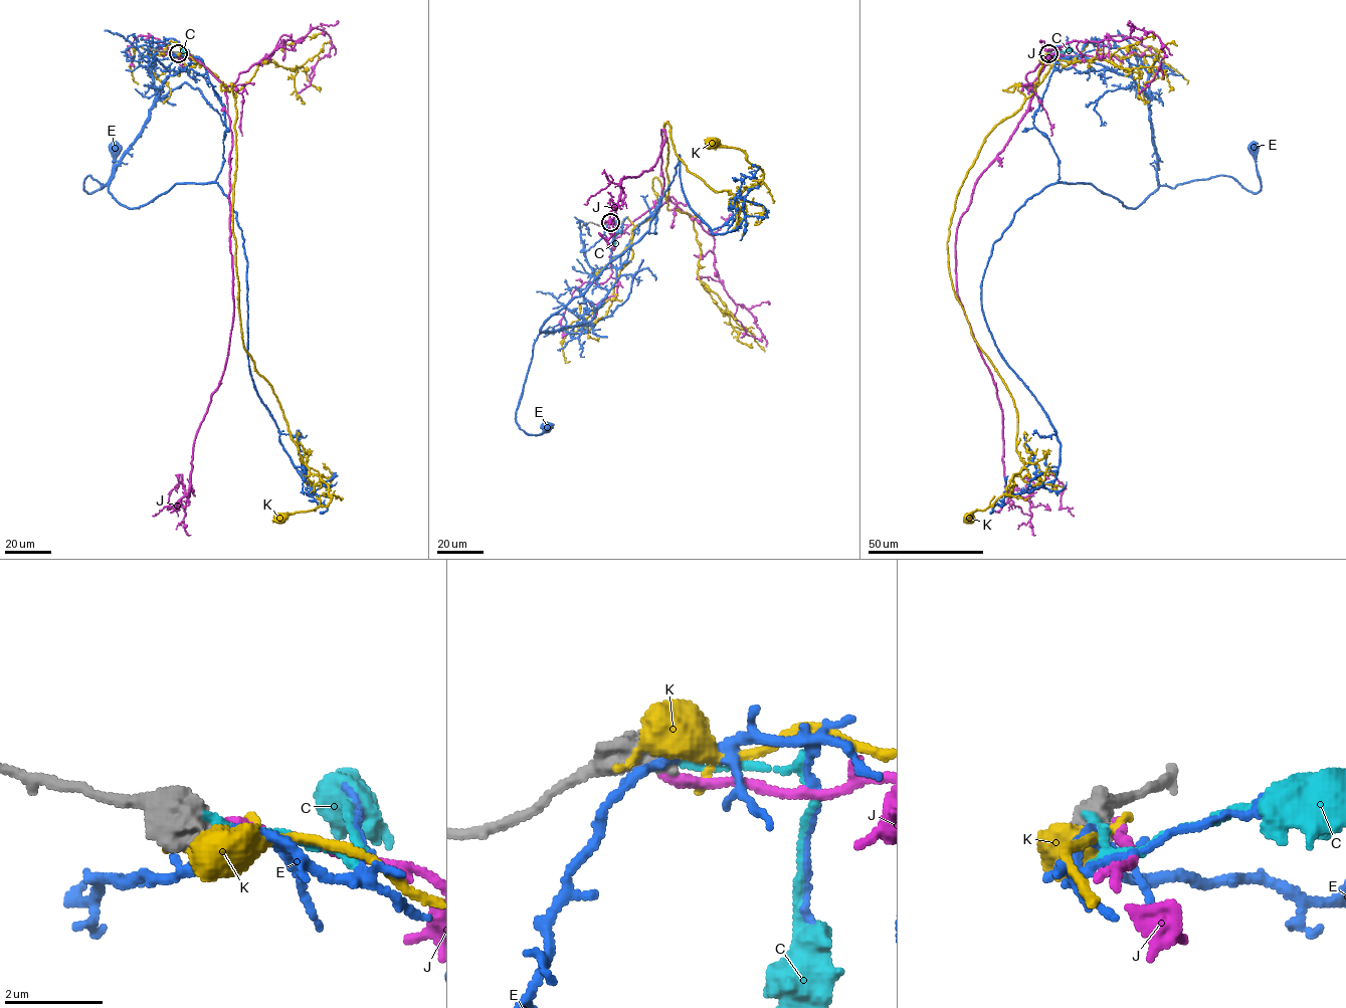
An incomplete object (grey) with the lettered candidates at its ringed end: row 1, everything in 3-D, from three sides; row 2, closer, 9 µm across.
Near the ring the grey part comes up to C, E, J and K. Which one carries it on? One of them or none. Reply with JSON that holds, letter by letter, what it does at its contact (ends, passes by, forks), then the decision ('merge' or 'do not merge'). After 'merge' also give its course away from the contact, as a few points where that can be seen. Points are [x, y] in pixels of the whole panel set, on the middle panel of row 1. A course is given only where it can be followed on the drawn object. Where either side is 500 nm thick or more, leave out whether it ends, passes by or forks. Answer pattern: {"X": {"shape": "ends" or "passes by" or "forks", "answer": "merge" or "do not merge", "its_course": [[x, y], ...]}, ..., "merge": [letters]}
{"C": {"answer": "do not merge"}, "E": {"answer": "do not merge"}, "J": {"answer": "merge", "its_course": [[610, 223], [628, 225], [658, 206], [664, 131], [656, 163], [623, 177], [613, 233], [600, 234], [609, 247]]}, "K": {"answer": "do not merge"}, "merge": ["J"]}

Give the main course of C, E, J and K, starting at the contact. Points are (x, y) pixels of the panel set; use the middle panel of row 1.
C: (610, 222), (617, 224), (613, 246)
E: (610, 222), (585, 252), (607, 294), (589, 322), (542, 331), (534, 344), (516, 421), (531, 434), (547, 426)
J: (610, 223), (628, 225), (658, 206), (664, 131), (656, 163), (623, 177), (613, 233), (600, 234), (609, 247)
K: (609, 222), (654, 214), (654, 177), (666, 198), (667, 122), (714, 191), (759, 182), (746, 155), (712, 143)

